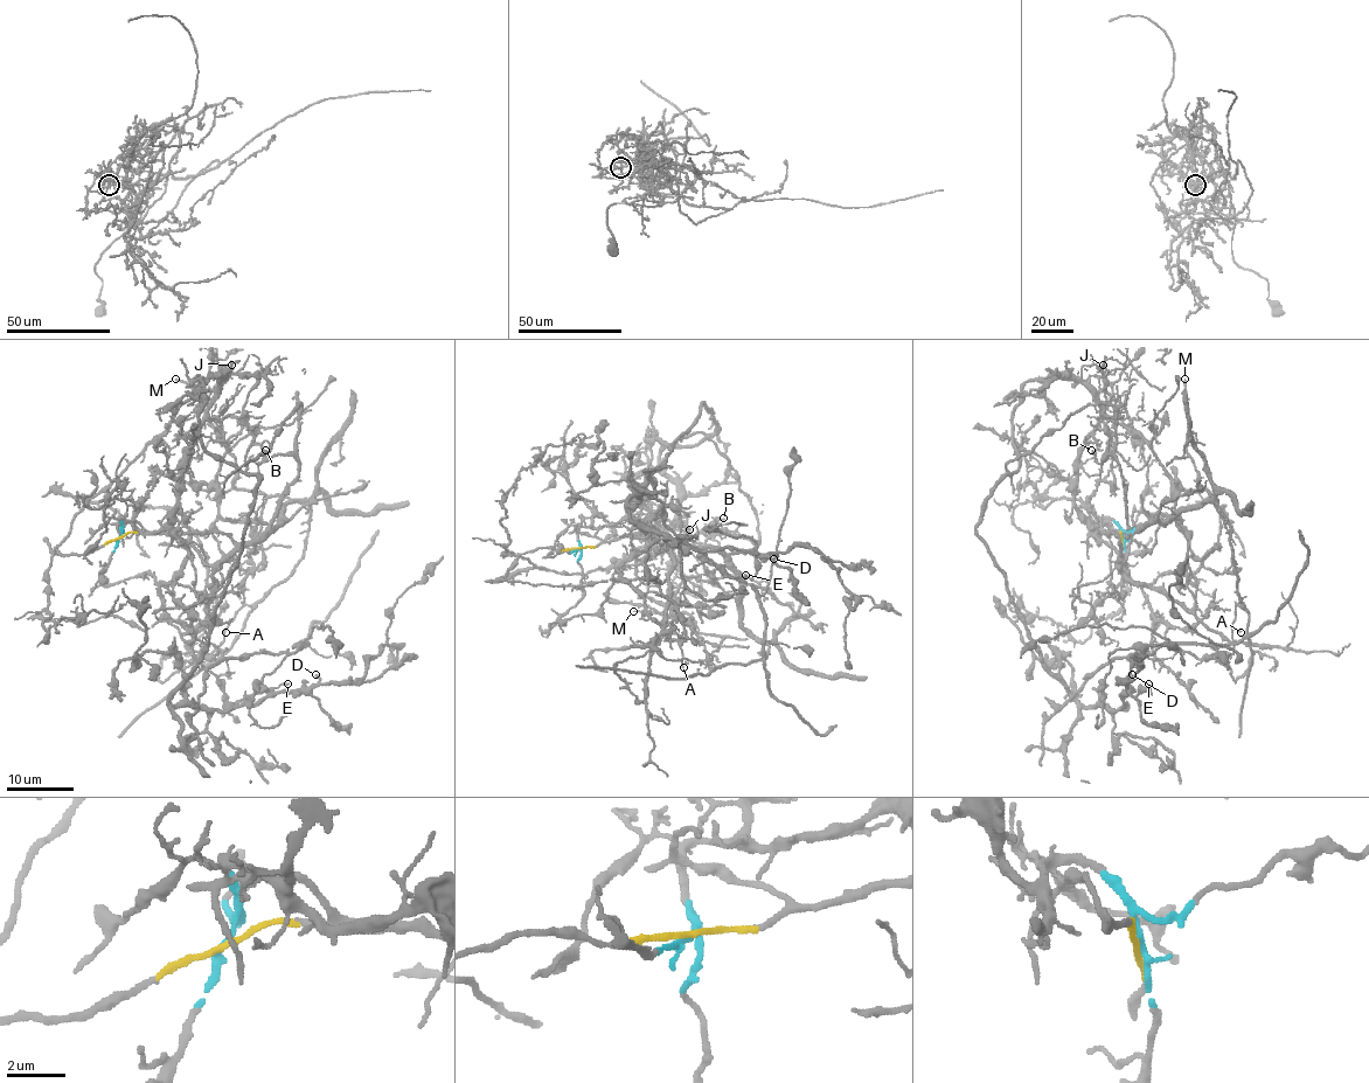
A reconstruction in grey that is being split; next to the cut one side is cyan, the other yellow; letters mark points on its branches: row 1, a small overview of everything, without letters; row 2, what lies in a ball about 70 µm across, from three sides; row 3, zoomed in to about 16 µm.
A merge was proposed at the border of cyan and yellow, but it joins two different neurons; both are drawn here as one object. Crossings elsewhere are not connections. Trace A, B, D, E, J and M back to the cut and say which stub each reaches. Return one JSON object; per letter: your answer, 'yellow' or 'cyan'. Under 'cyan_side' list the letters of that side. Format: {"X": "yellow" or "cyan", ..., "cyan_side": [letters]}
{"A": "yellow", "B": "yellow", "D": "cyan", "E": "cyan", "J": "cyan", "M": "yellow", "cyan_side": ["D", "E", "J"]}

